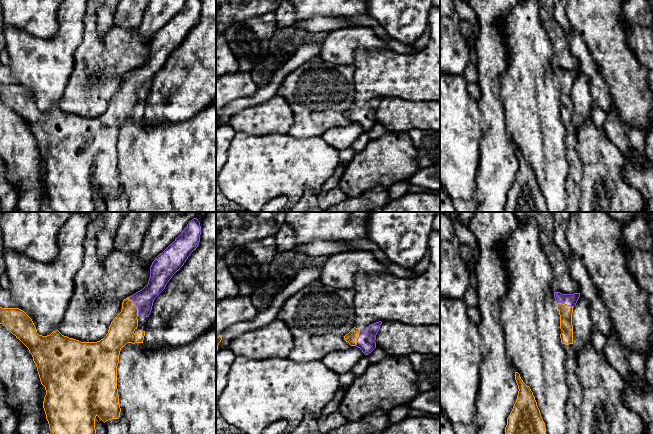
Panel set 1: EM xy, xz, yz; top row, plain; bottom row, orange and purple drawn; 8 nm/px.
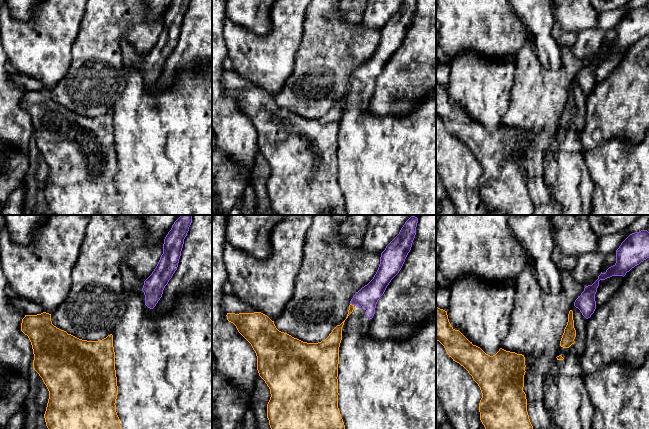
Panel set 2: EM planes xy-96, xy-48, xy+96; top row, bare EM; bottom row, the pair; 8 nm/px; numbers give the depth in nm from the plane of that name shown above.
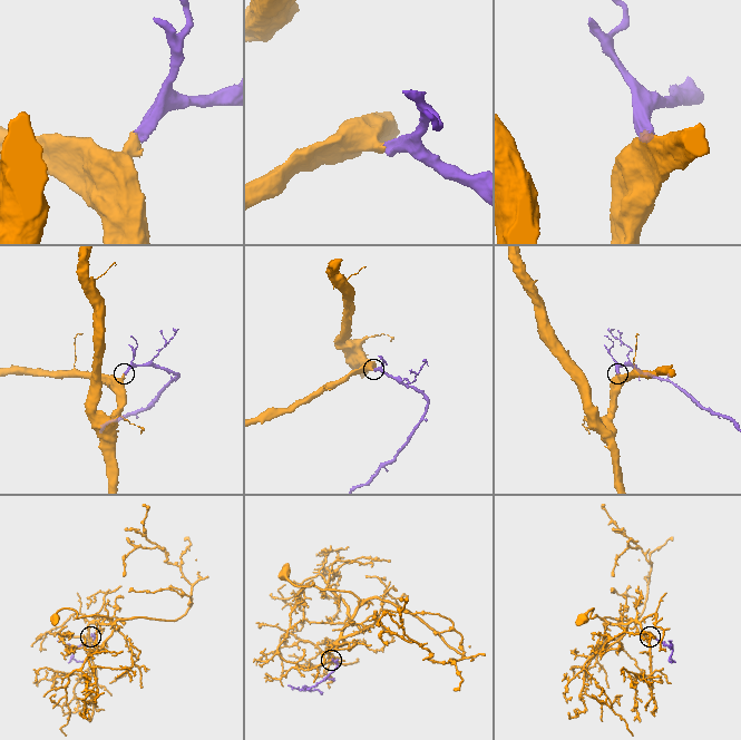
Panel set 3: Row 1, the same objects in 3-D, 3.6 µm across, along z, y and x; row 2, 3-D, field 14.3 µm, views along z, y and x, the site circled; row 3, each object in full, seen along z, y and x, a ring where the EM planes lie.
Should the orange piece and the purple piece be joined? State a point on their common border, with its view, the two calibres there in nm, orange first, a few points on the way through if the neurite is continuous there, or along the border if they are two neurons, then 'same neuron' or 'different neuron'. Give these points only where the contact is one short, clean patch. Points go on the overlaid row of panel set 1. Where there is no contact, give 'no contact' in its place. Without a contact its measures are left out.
xy (135, 306) | 200/160 nm | across xy (121, 330), (129, 312), (135, 306), (143, 299) | same neuron

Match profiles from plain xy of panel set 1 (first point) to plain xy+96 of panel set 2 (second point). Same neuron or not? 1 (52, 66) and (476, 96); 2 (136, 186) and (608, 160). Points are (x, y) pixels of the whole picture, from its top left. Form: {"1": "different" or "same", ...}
{"1": "same", "2": "same"}

